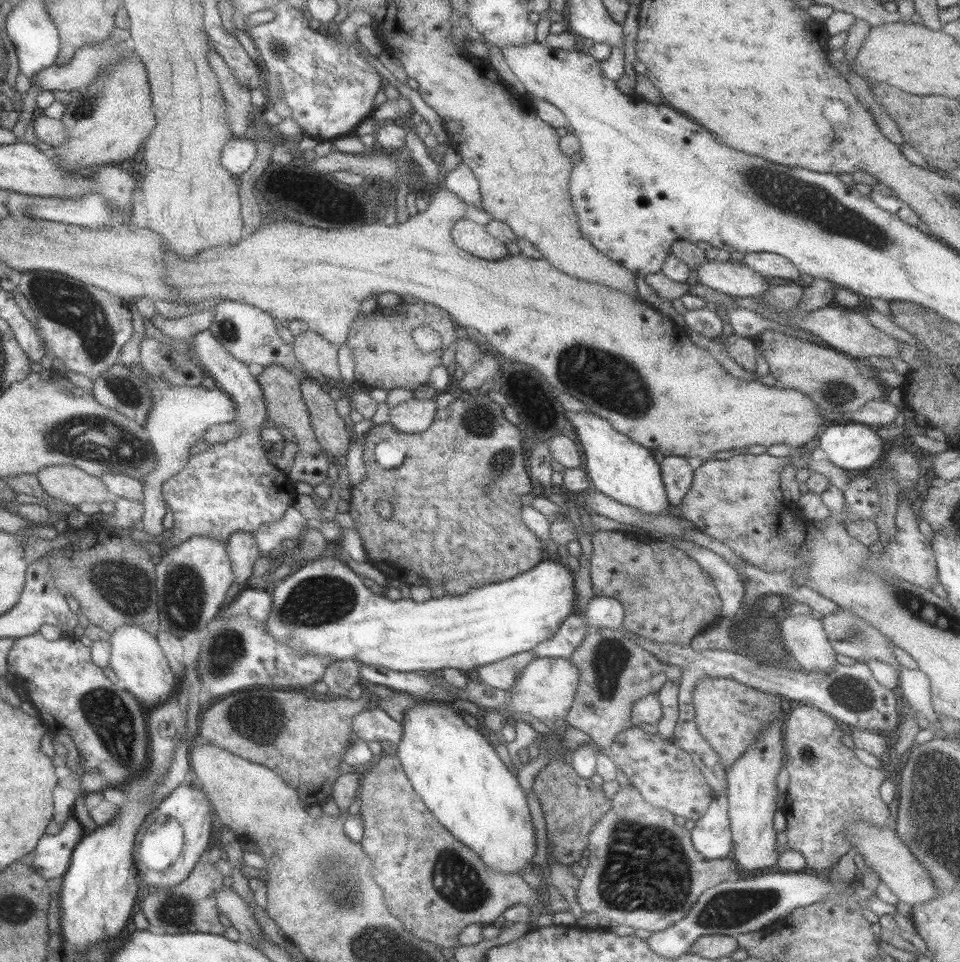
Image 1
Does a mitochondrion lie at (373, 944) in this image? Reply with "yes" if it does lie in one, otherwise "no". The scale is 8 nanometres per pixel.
yes

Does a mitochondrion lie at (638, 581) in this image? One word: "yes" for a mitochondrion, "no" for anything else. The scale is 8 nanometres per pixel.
yes

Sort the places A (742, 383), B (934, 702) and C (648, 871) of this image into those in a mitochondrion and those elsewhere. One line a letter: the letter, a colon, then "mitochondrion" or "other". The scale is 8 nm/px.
A: other
B: other
C: mitochondrion

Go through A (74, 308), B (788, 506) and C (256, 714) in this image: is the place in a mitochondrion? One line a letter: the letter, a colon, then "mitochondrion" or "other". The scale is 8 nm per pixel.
A: mitochondrion
B: other
C: mitochondrion

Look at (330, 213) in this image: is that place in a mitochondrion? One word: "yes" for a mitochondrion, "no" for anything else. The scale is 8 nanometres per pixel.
no

